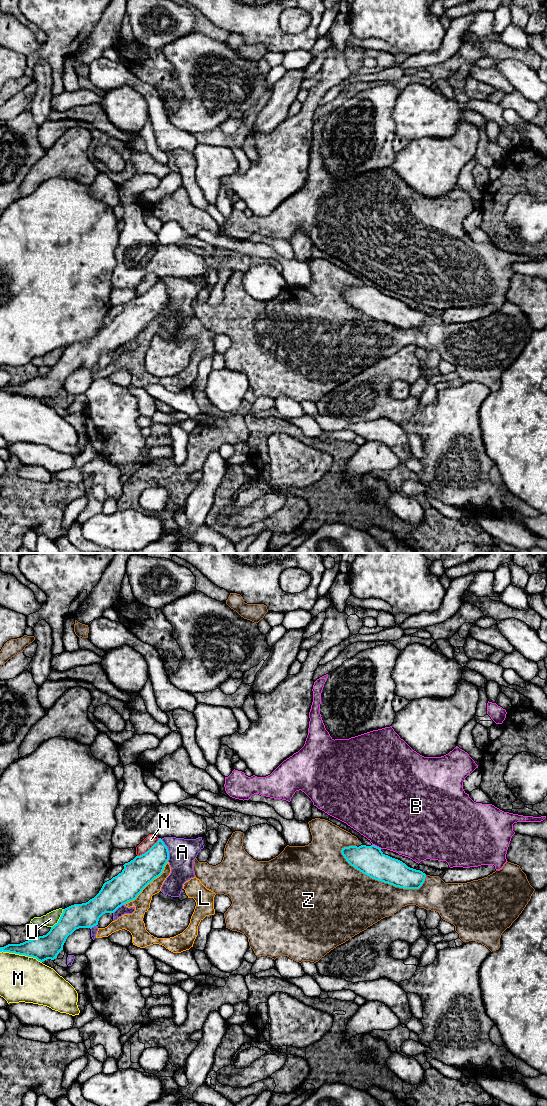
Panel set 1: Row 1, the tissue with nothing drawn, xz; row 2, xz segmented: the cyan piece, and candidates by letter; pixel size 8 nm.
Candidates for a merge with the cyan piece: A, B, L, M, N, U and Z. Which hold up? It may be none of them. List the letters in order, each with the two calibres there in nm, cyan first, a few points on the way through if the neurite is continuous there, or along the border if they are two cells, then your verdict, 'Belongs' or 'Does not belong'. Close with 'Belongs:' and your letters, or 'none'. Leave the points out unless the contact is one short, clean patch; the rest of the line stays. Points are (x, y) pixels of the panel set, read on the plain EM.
A: Thickness 240 nm (cyan) against 220 nm. Does not belong
B: Thickness 240 nm (cyan) against 480 nm. Does not belong
L: Thickness 240 nm (cyan) against 130 nm. Does not belong
M: Thickness 200 nm (cyan) against 360 nm. Does not belong
N: Thickness 240 nm (cyan) against 90 nm. Does not belong
U: Thickness 200 nm (cyan) against 110 nm. Does not belong
Z: Thickness 240 nm (cyan) against 420 nm. Does not belong
Belongs: none

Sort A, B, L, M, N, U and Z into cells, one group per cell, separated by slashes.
A / B N / L / M / U / Z

